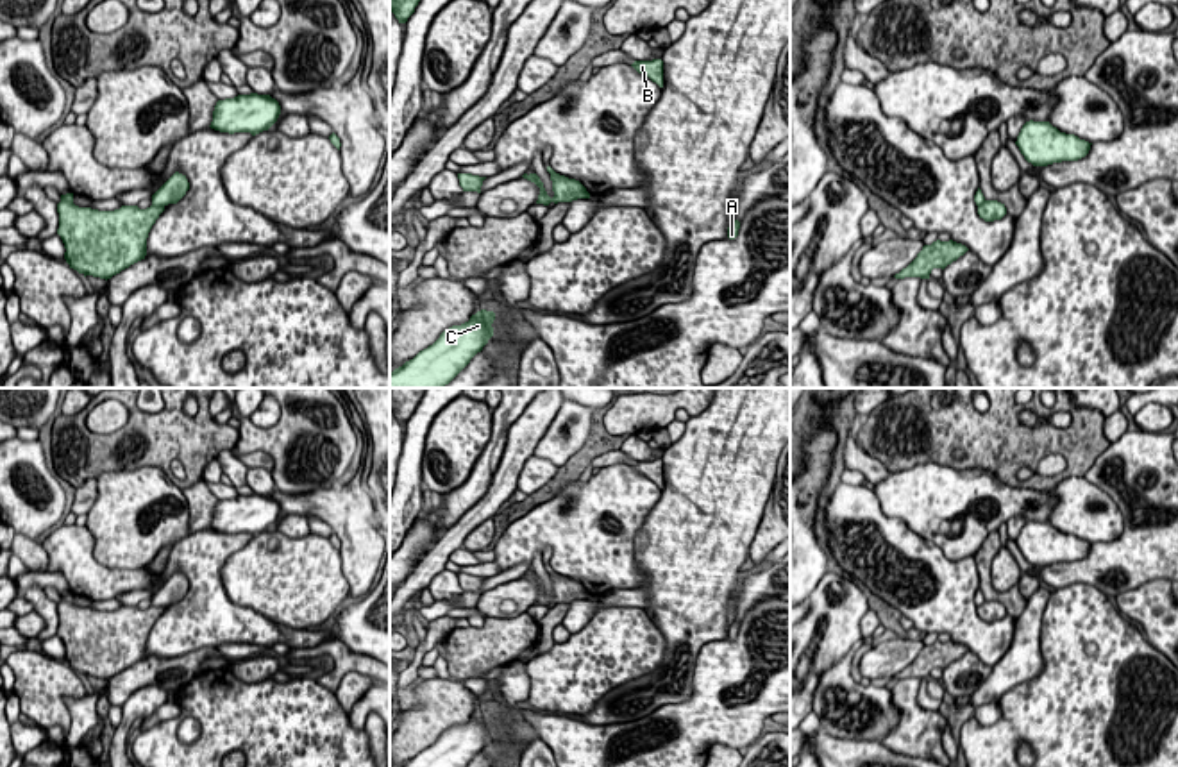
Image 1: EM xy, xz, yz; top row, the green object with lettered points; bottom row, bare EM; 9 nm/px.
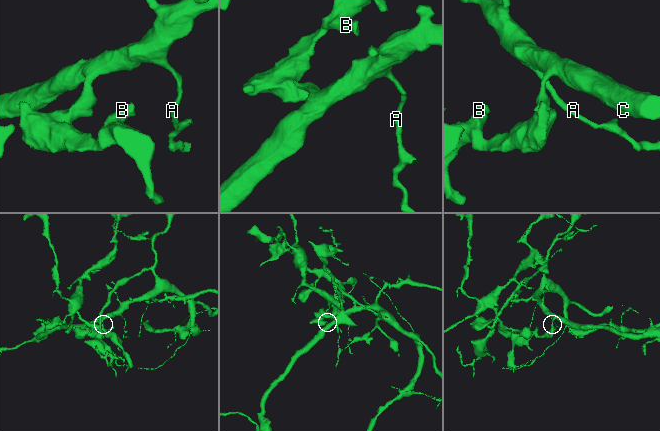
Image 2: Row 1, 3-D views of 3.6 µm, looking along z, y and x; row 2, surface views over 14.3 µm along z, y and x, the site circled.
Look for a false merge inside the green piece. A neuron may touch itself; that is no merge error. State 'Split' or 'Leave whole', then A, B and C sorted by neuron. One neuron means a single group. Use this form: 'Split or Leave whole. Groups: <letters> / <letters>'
Split. Groups: A C / B

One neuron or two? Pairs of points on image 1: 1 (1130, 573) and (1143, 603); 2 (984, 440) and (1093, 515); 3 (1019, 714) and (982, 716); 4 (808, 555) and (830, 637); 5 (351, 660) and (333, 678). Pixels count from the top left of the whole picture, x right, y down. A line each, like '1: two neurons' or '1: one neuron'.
1: two neurons
2: two neurons
3: two neurons
4: two neurons
5: one neuron

